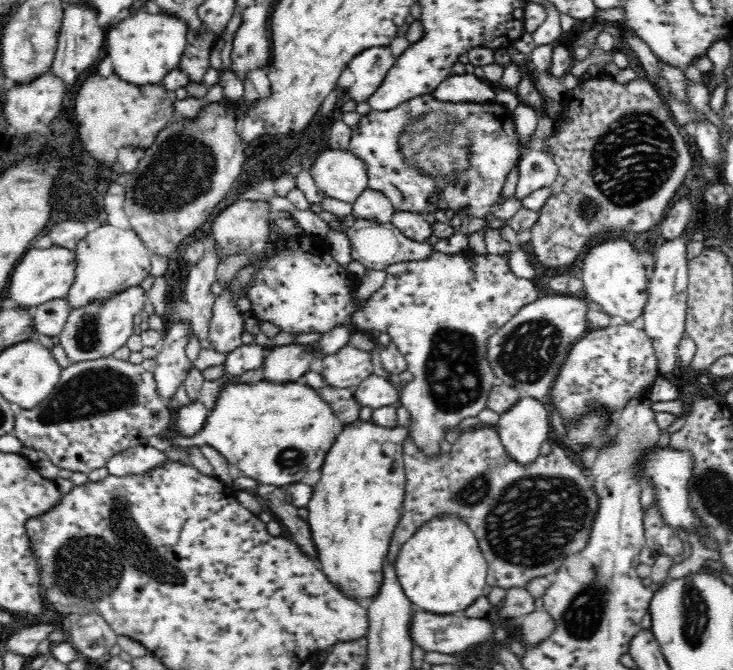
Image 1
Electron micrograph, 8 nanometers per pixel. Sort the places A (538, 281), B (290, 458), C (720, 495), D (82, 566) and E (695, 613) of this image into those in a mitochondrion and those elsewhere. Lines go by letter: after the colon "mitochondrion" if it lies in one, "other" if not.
A: other
B: mitochondrion
C: mitochondrion
D: mitochondrion
E: mitochondrion

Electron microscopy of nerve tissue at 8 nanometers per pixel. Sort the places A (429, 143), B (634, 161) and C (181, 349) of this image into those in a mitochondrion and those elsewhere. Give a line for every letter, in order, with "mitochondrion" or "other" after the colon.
A: mitochondrion
B: mitochondrion
C: other

